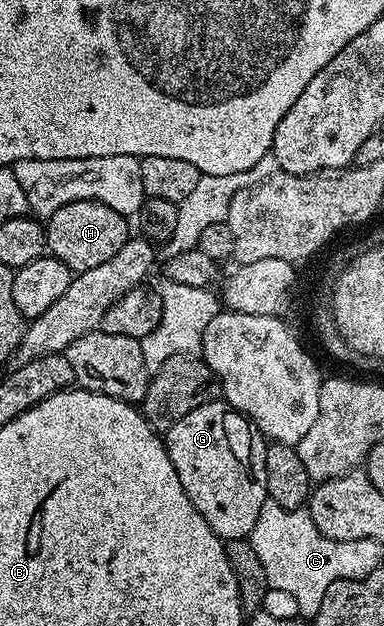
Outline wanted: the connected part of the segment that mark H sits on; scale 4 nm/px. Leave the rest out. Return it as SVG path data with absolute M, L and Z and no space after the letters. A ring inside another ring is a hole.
M99 202L64 204L50 218L45 219L46 248L72 272L96 267L111 259L132 237L127 215L116 212Z

